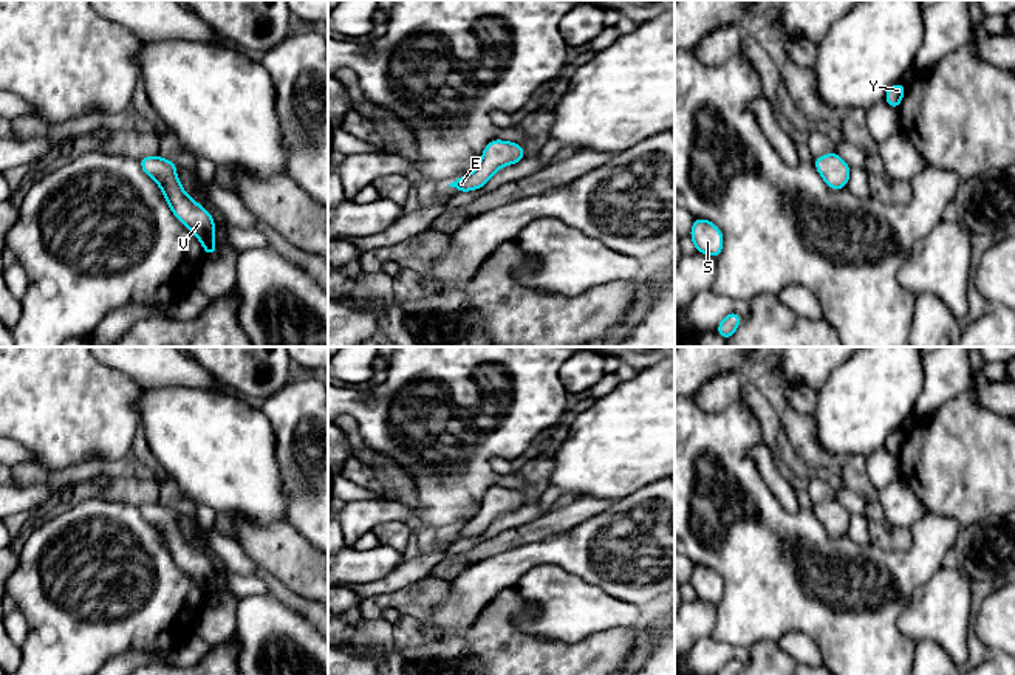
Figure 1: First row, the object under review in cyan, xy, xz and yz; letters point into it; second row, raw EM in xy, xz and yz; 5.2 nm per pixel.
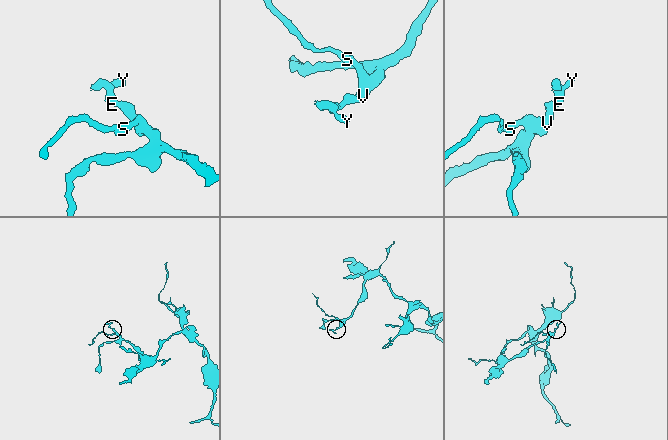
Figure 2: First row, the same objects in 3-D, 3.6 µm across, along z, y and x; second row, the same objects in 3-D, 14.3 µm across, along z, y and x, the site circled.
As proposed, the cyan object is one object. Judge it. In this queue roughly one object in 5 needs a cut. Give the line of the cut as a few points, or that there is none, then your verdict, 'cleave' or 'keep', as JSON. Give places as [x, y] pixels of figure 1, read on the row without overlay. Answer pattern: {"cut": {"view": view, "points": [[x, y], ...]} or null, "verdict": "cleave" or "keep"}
{"cut": null, "verdict": "keep"}

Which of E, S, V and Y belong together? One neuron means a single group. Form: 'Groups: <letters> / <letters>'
Groups: E S V Y

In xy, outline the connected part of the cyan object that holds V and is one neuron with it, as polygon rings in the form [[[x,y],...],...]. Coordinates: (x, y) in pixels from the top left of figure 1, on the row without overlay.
[[[144,503],[139,506],[139,511],[147,523],[153,525],[158,529],[173,562],[201,588],[206,598],[206,604],[214,602],[217,599],[217,573],[207,556],[195,550],[184,539],[181,529],[175,522],[178,511],[169,506],[162,506],[161,503]]]

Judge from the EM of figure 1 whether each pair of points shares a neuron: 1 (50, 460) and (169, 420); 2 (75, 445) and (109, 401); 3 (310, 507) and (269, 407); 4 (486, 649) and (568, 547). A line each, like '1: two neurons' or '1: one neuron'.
1: two neurons
2: one neuron
3: one neuron
4: two neurons

